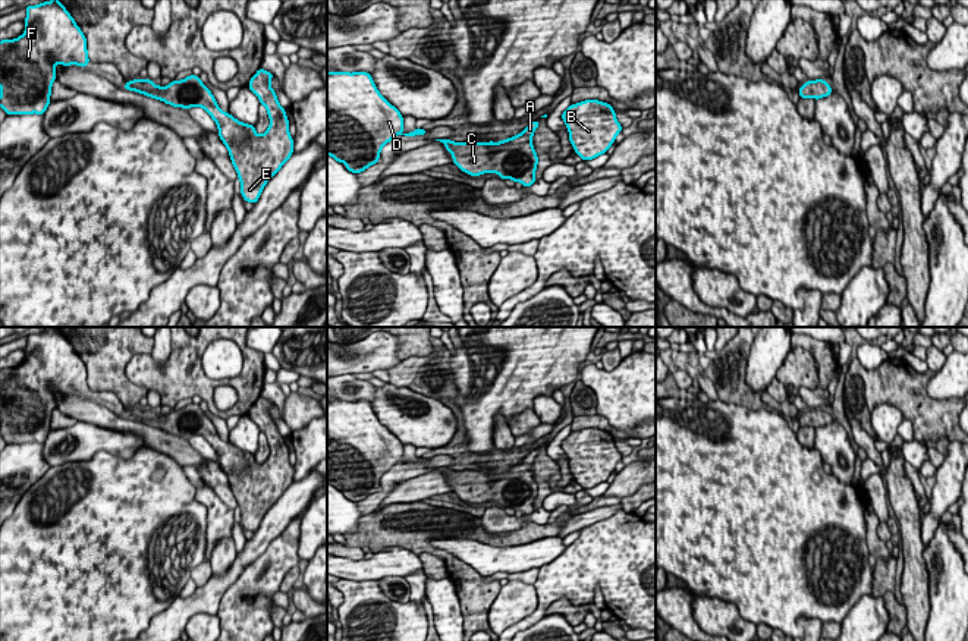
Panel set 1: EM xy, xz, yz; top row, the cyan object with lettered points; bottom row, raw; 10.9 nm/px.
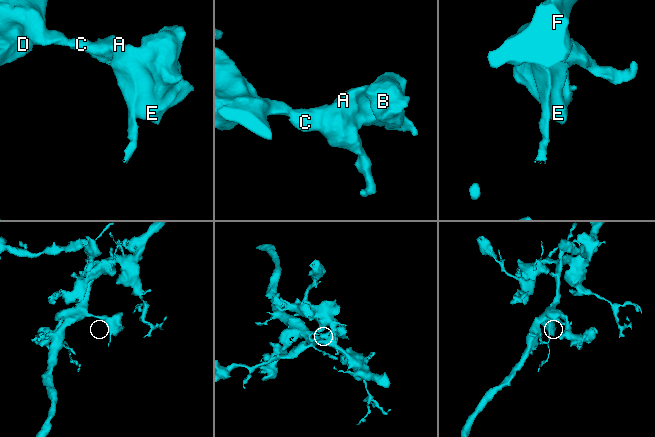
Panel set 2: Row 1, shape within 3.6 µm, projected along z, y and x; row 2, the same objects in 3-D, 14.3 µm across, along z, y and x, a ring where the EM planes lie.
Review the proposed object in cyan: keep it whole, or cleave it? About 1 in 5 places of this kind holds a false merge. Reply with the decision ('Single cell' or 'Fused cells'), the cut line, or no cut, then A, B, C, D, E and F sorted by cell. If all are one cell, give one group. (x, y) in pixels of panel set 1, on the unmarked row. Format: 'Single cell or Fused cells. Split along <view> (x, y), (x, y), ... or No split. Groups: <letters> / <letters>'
Single cell. No split. Groups: A B C D E F

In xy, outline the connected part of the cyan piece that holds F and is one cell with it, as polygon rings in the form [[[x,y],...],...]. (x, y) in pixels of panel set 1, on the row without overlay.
[[[57,329],[26,333],[25,361],[0,370],[0,436],[7,444],[44,443],[56,393],[88,395],[87,367]]]

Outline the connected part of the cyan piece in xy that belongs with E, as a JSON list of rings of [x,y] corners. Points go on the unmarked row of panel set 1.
[[[260,396],[248,412],[249,418],[267,437],[270,455],[263,464],[255,461],[255,455],[242,452],[232,443],[224,442],[199,405],[189,403],[182,409],[172,409],[167,415],[157,415],[151,408],[138,406],[128,409],[123,417],[161,428],[173,436],[202,436],[216,450],[219,466],[227,475],[241,509],[242,527],[255,532],[267,510],[293,483],[293,466],[289,462],[290,452],[270,414],[273,406],[273,402]]]

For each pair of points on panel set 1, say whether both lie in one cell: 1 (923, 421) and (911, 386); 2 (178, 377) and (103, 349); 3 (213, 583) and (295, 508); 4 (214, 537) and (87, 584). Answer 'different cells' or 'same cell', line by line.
1: same cell
2: different cells
3: same cell
4: different cells

